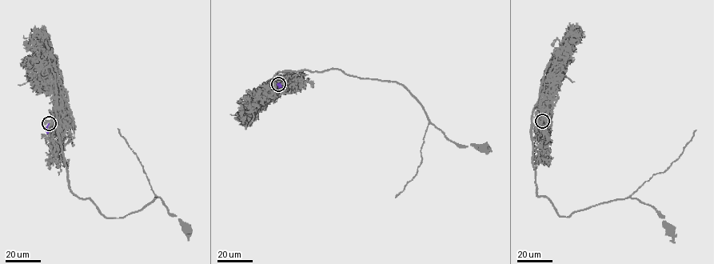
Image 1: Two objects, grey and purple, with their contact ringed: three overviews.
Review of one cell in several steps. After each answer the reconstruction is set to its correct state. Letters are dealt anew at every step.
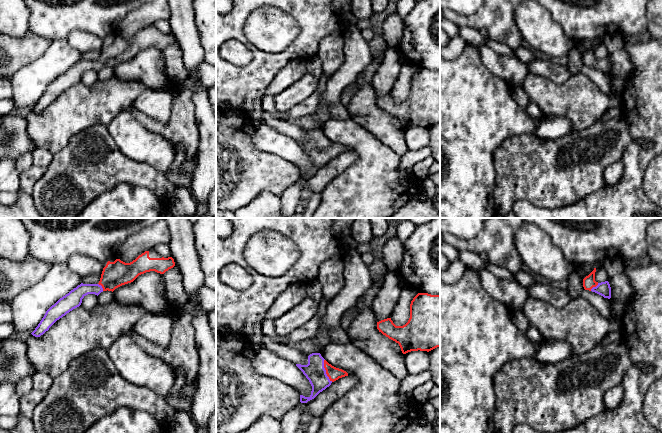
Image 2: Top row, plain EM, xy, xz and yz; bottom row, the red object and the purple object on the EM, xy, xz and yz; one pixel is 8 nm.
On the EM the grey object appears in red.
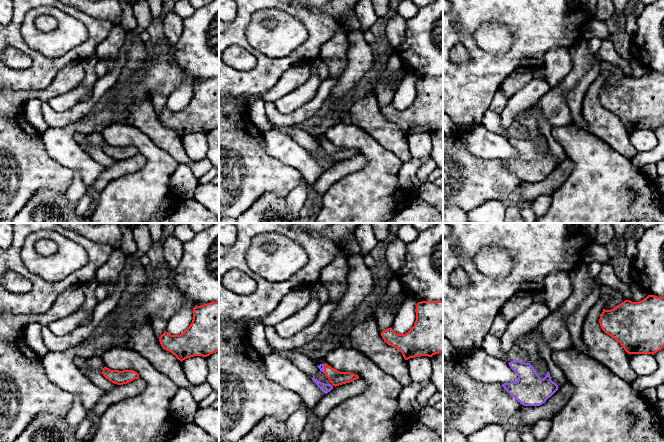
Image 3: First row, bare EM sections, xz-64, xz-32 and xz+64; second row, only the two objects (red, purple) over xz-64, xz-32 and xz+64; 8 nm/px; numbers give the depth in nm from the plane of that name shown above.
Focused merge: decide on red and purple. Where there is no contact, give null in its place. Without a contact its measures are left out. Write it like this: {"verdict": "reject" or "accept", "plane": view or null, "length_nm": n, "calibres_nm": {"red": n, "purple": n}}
{"verdict": "accept", "plane": "xz", "length_nm": 200, "calibres_nm": {"red": 100, "purple": 160}}

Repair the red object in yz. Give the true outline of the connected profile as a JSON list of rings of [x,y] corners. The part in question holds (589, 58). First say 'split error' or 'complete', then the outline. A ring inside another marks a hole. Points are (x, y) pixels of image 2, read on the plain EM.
split error | [[[596,44],[583,55],[583,63],[585,66],[595,68],[604,74],[611,74],[611,63],[608,57],[598,59],[595,57]]]

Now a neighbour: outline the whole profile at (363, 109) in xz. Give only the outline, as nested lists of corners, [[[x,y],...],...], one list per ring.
[[[371,81],[366,82],[356,91],[346,108],[350,119],[368,130],[397,154],[403,156],[409,151],[399,120],[377,105]]]

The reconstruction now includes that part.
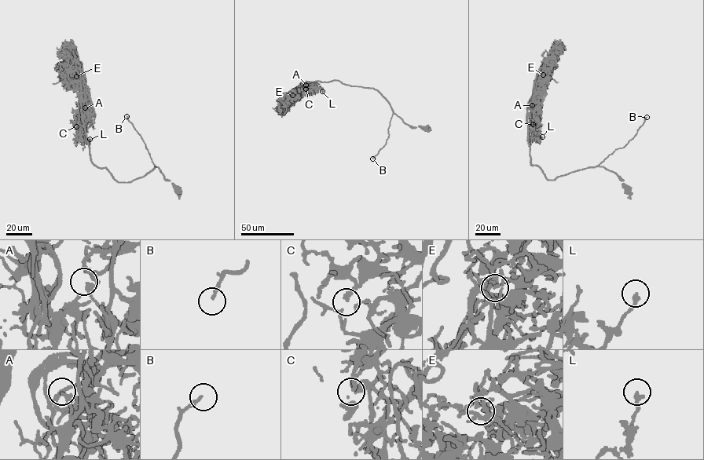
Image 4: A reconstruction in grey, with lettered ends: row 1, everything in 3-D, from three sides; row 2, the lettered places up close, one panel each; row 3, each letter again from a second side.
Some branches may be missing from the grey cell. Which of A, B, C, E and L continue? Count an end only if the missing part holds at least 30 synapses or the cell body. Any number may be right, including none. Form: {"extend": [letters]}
{"extend": ["B", "C"]}

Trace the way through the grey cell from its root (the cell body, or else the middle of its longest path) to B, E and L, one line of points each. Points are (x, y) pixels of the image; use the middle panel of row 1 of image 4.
B: (426, 128), (411, 127), (394, 113), (385, 144), (372, 158)
E: (426, 128), (411, 127), (405, 123), (372, 88), (351, 86), (337, 80), (306, 82), (295, 87), (292, 95)
L: (426, 128), (405, 123), (373, 89), (337, 80), (305, 82), (313, 90), (310, 86), (322, 91)

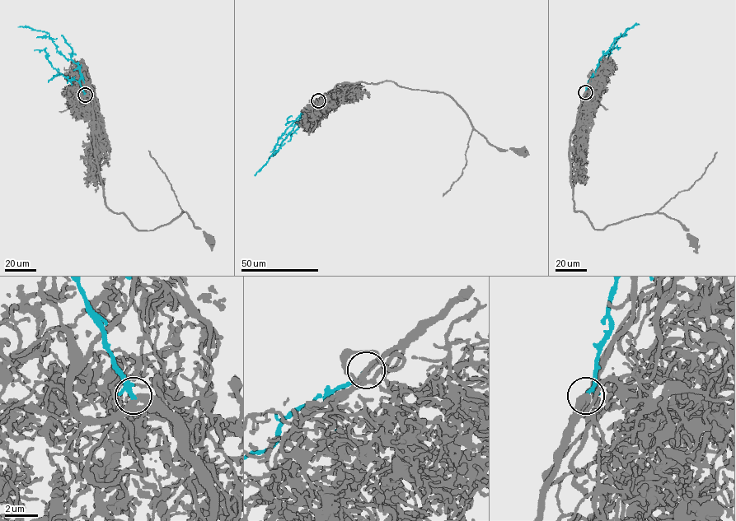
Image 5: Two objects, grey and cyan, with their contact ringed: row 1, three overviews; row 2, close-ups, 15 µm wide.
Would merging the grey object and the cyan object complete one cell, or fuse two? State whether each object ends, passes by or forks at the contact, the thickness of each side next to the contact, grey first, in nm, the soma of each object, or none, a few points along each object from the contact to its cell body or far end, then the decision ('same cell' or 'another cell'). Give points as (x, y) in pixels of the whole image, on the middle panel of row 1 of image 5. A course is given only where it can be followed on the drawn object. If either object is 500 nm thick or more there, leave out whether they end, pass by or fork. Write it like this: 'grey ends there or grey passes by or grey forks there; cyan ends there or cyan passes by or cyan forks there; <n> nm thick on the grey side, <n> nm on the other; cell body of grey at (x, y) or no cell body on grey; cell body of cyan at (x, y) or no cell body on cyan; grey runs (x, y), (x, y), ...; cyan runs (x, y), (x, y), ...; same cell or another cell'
grey passes by; cyan passes by; 320 nm thick on the grey side, 180 nm on the other; cell body of grey at (522, 151); no cell body on cyan; grey runs (318, 100), (345, 83), (392, 81), (403, 87), (442, 92), (452, 96), (488, 142), (499, 150), (522, 151); cyan runs (318, 100), (310, 105), (307, 113), (297, 120), (278, 151), (272, 154), (254, 175); another cell

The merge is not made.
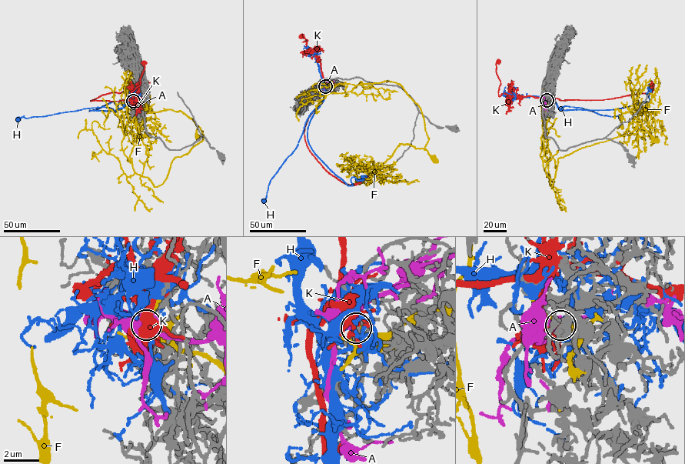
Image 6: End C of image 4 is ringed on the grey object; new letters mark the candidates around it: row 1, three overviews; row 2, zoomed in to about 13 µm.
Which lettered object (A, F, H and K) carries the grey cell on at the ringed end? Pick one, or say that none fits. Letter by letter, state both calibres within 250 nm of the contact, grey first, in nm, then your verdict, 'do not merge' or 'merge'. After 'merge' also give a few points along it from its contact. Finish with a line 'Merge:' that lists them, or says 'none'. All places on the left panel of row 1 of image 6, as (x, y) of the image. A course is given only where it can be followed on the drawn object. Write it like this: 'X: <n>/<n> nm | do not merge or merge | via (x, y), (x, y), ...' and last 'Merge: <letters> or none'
A: 160/280 nm | do not merge
F: 170/320 nm | do not merge
H: 180/120 nm | do not merge
K: 200/180 nm | do not merge
Merge: none

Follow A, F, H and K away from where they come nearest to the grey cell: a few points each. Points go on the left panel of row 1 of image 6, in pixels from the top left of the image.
A: (133, 101), (138, 102), (138, 111), (136, 115)
F: (133, 101), (139, 109), (130, 156), (134, 172), (154, 187), (174, 158), (202, 140), (197, 125), (197, 137)
H: (133, 101), (129, 100), (124, 107), (114, 111), (102, 107), (18, 118)
K: (133, 101), (134, 98), (138, 97), (133, 95), (133, 98), (131, 92), (140, 84), (144, 63)

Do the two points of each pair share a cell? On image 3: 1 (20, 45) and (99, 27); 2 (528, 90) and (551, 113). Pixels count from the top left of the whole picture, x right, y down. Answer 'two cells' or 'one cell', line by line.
1: one cell
2: two cells

